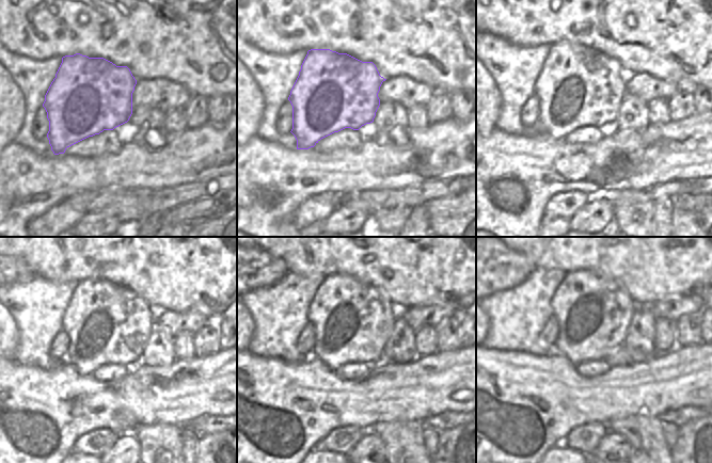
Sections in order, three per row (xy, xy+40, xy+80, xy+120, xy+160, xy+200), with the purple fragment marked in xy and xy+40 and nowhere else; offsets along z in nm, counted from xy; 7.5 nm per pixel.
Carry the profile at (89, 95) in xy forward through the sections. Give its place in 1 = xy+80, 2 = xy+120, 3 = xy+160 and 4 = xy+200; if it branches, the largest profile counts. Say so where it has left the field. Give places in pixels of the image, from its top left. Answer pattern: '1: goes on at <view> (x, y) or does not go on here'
1: goes on at xy+80 (578, 85)
2: goes on at xy+120 (107, 323)
3: goes on at xy+160 (352, 320)
4: goes on at xy+200 (594, 313)

